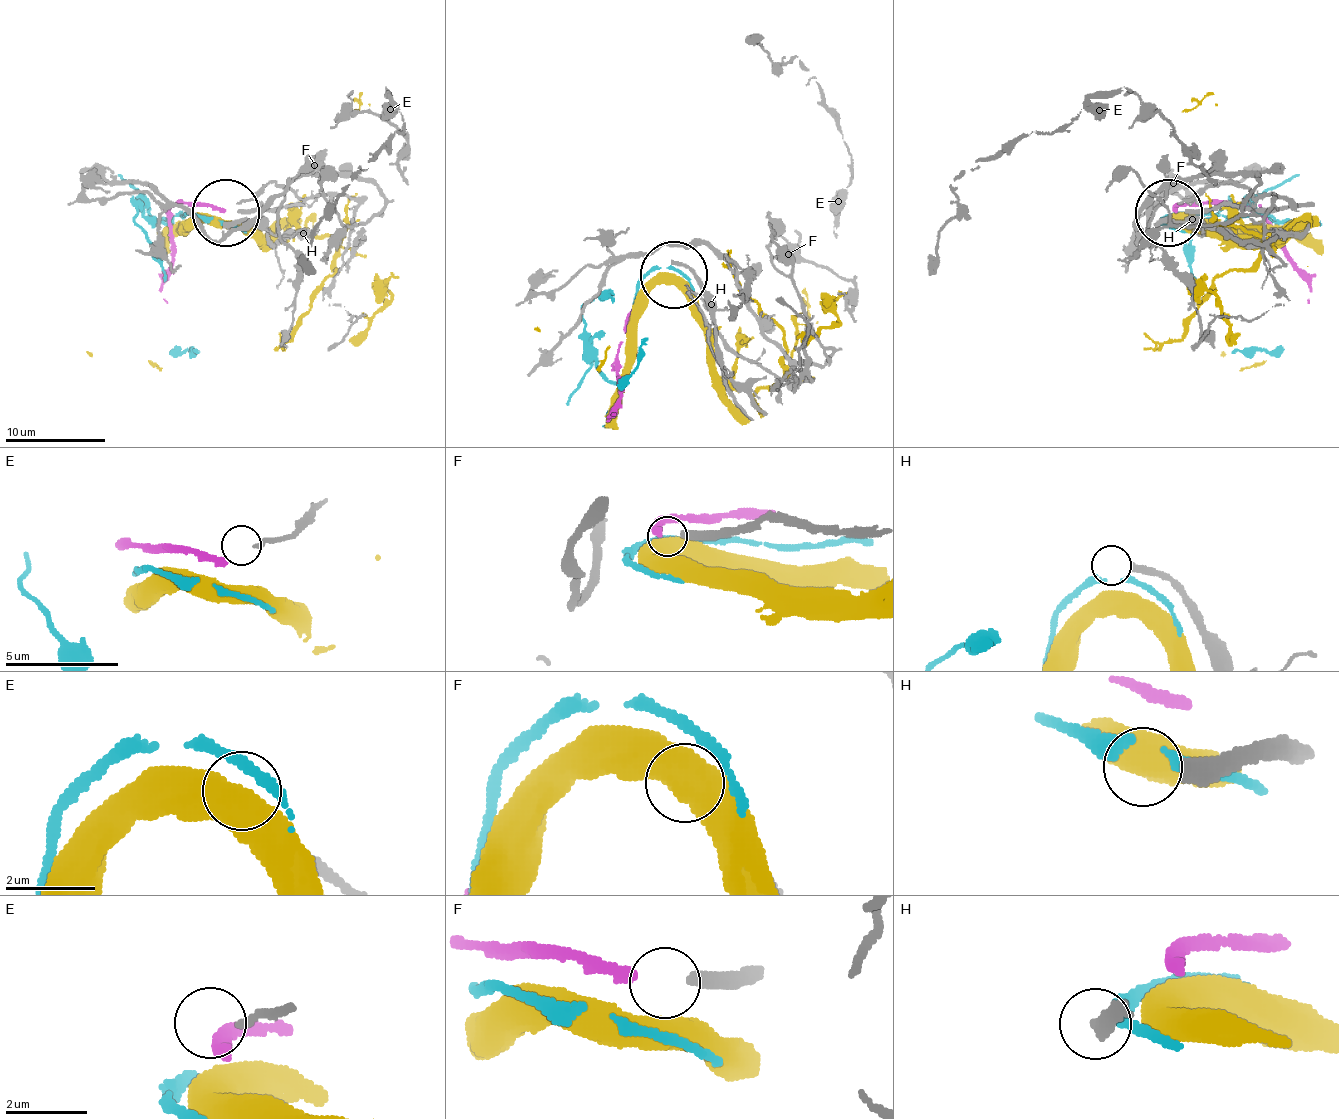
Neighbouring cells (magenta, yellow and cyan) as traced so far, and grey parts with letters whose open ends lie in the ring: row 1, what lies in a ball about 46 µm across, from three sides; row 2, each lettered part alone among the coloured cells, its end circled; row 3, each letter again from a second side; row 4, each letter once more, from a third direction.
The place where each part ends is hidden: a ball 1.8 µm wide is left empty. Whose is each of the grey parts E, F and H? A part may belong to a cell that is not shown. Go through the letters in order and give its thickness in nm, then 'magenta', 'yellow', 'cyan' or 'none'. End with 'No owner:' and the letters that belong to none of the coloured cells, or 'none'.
E: calibre 170 nm; none
F: calibre 300 nm; magenta
H: calibre 400 nm; none
No owner: E, H

